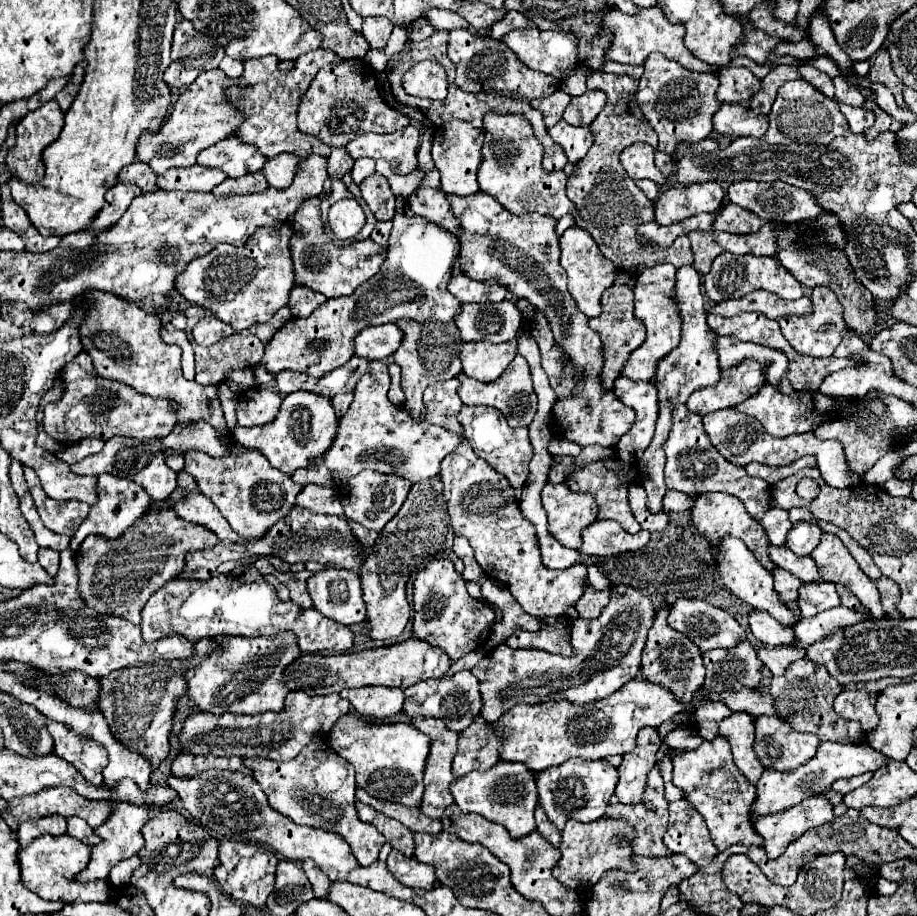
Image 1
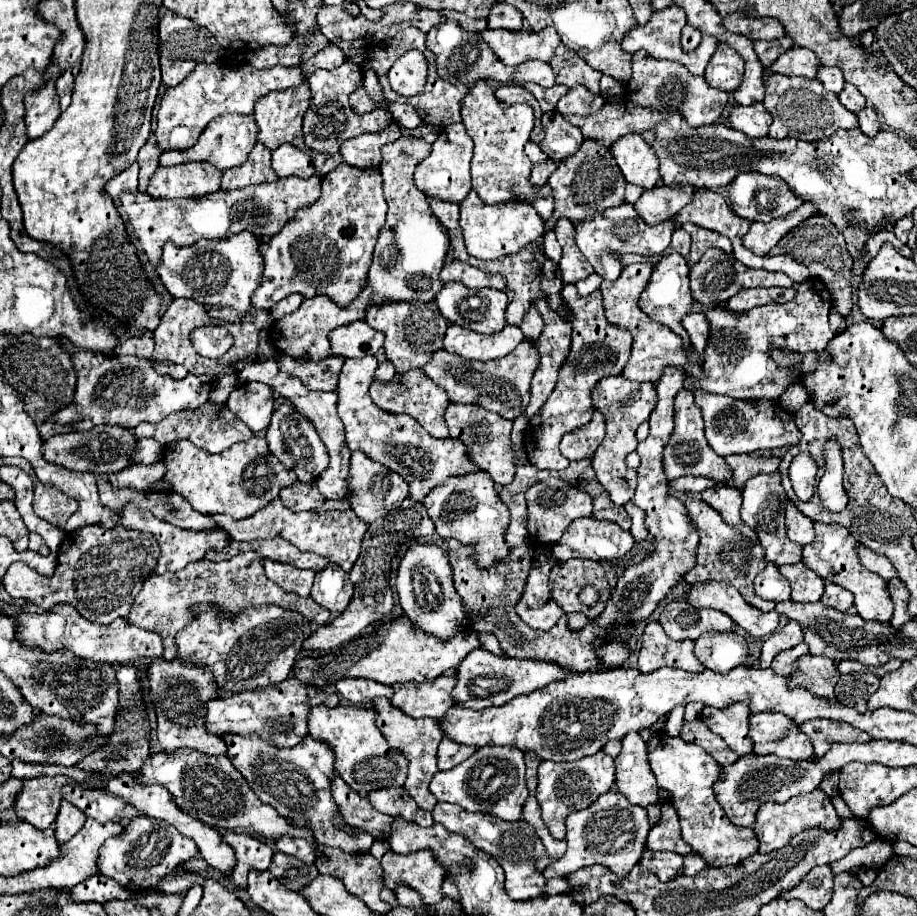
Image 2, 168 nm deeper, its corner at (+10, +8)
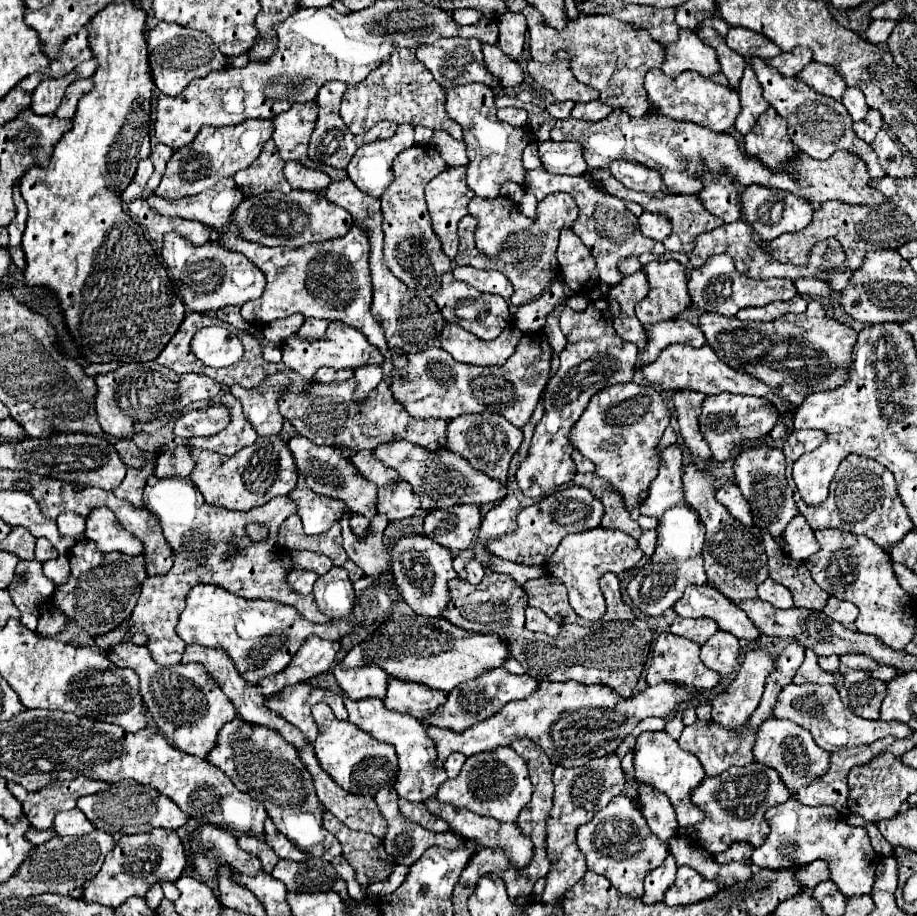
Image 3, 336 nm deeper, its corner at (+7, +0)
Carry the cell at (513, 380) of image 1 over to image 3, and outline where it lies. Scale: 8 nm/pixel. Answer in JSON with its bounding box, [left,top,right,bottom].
[392,332,552,428]

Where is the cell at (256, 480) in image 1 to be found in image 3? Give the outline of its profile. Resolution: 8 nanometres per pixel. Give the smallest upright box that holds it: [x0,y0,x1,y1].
[190,436,298,512]

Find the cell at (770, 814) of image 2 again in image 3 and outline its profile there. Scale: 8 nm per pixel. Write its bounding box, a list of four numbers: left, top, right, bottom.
[752,798,878,896]

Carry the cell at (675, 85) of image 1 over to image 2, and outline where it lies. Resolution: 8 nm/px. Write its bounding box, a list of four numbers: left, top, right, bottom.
[627,50,729,128]

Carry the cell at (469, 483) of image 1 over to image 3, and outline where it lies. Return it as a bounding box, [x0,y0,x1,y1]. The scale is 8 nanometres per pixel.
[424,504,482,552]

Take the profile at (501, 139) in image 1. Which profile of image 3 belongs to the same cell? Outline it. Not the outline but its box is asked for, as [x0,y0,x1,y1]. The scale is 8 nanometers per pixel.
[446,84,528,198]

